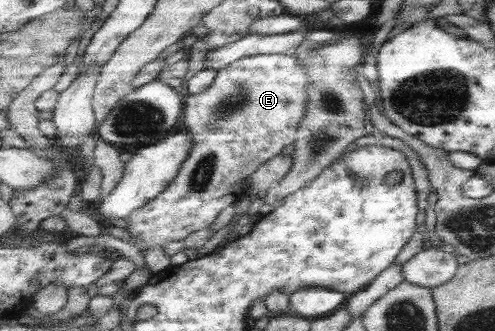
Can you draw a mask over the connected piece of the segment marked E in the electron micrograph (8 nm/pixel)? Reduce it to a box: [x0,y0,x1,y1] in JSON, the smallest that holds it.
[125,54,307,273]

